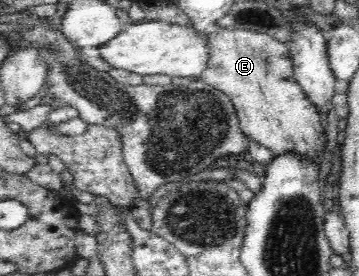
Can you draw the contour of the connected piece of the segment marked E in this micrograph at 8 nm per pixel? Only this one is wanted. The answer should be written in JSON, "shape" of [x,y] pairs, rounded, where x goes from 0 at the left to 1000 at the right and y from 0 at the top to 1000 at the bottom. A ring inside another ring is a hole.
{"shape":[[[591,91],[579,116],[588,207],[557,283],[643,355],[677,486],[710,525],[749,540],[763,569],[819,562],[841,583],[900,598],[916,554],[900,449],[905,413],[861,362],[819,283],[802,156],[685,105],[638,112]]]}

